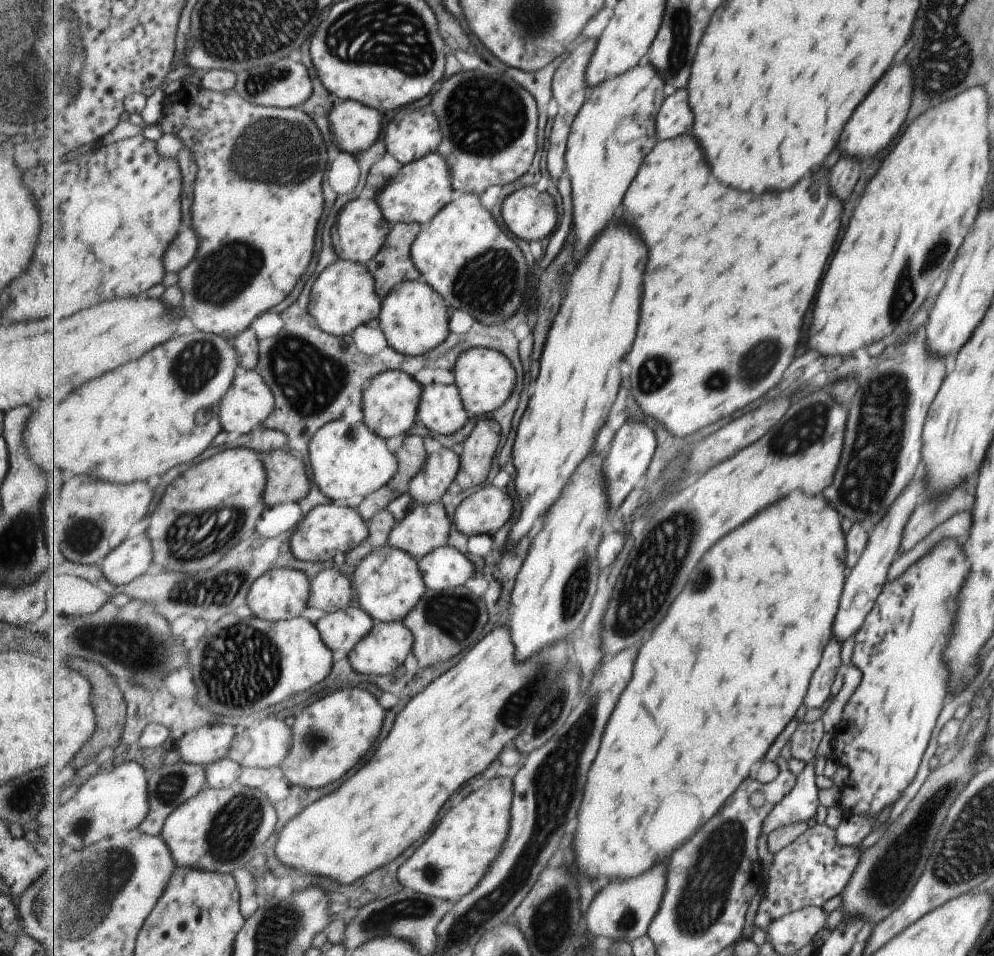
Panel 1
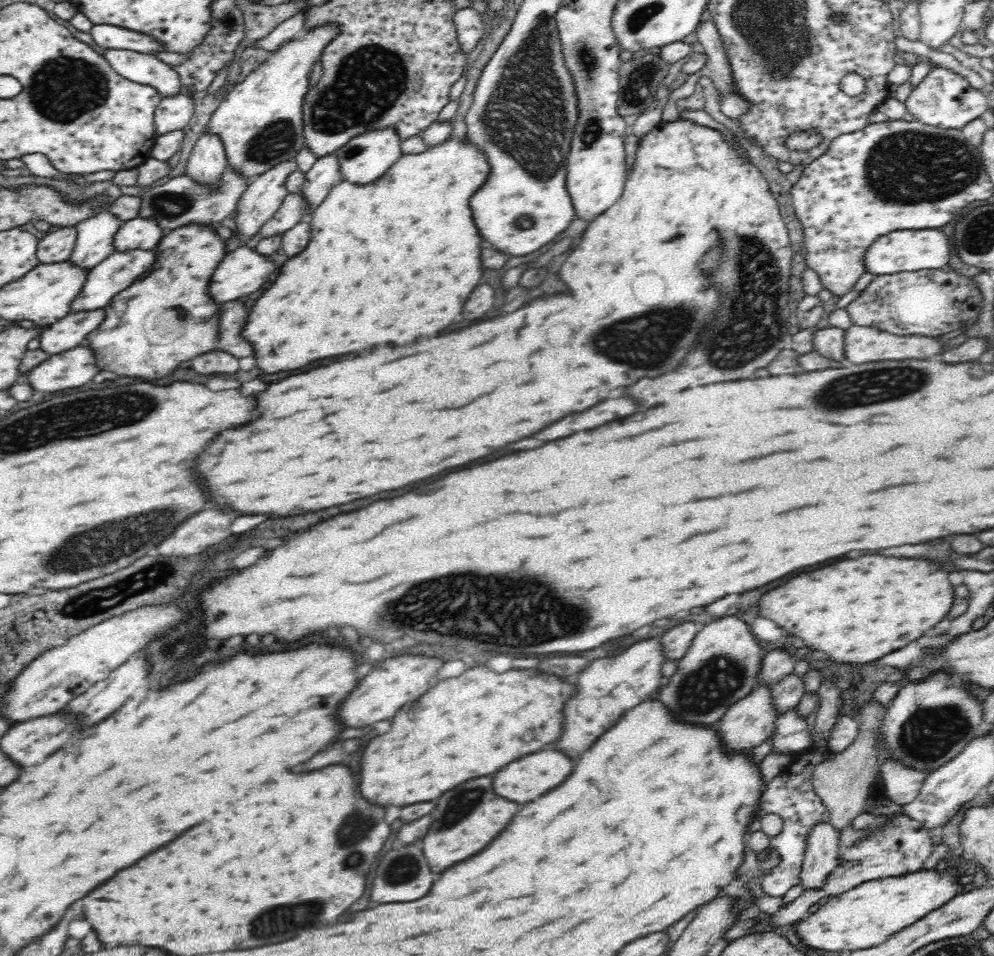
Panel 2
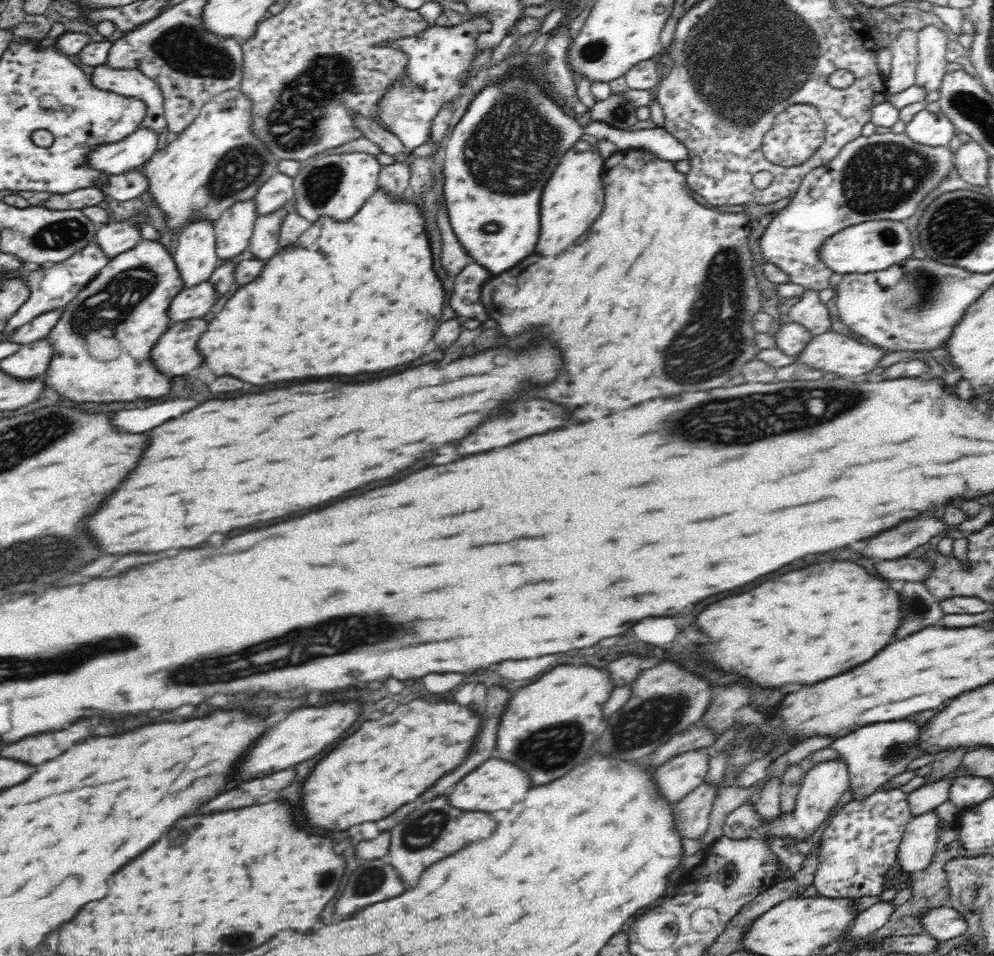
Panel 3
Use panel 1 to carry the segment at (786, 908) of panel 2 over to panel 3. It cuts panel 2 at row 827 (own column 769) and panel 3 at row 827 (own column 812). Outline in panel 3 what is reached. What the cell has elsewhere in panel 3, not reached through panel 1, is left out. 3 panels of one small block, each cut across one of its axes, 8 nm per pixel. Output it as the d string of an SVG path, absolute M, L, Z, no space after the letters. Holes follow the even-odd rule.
M901 789L878 790L863 801L852 799L844 805L823 827L819 864L812 889L821 897L854 899L862 896L878 897L886 886L886 872L896 870L897 853L907 824L912 820L907 794Z

